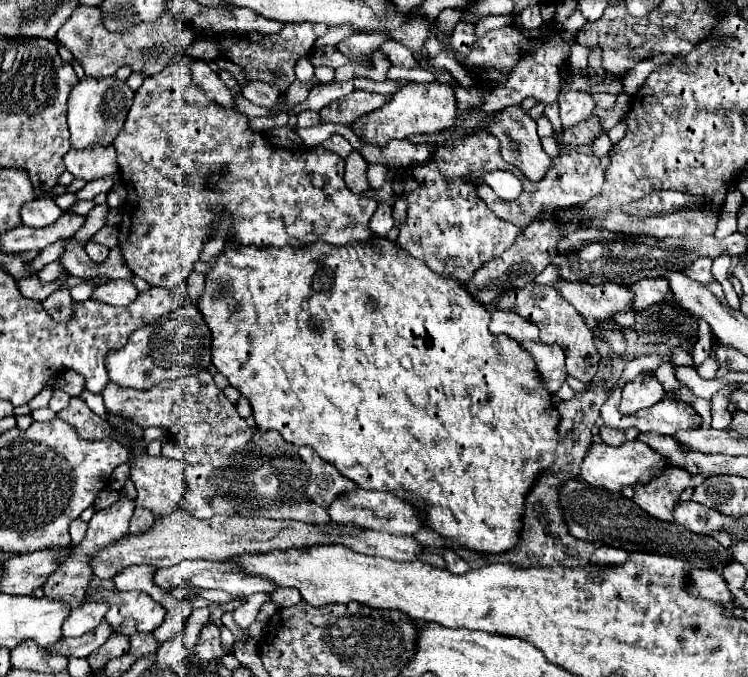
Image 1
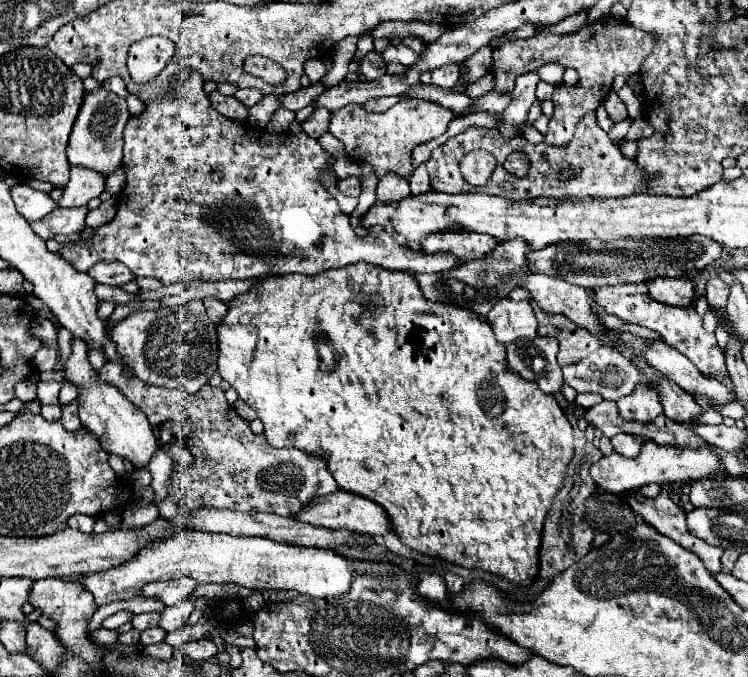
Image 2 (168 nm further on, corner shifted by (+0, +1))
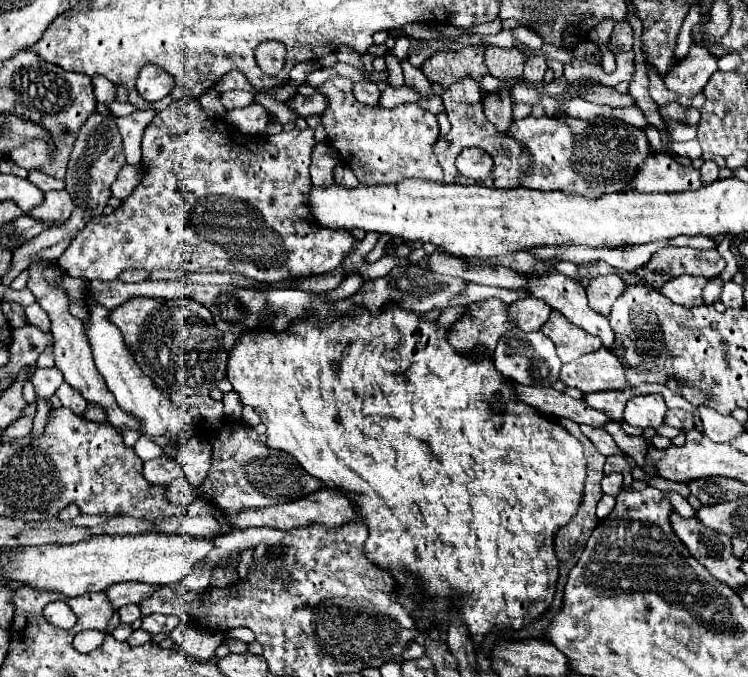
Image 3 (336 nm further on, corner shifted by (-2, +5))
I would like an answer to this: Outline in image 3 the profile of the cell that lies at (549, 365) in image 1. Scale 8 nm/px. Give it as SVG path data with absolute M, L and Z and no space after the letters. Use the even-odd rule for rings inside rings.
M518 328L508 330L500 340L492 354L494 368L504 376L518 384L526 386L552 386L558 380L558 372L562 362L556 354L554 344L542 332L522 332Z

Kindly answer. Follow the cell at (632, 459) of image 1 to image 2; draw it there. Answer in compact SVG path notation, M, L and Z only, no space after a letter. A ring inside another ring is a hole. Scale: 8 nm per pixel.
M646 440L636 458L624 458L622 454L612 452L610 456L602 456L600 462L592 464L590 474L592 474L592 480L602 490L622 494L622 492L646 486L650 482L666 484L672 480L698 480L698 478L706 478L706 476L720 472L720 470L722 470L722 466L718 464L718 456L712 450L706 450L706 448L698 448L698 450L668 448L668 446L656 444L654 440Z

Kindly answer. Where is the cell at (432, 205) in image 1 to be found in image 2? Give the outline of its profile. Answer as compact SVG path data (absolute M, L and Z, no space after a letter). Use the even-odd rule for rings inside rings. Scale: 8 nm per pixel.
M428 234L428 238L420 242L422 252L436 254L436 250L448 250L448 254L456 254L460 262L484 258L496 244L500 242L488 238L488 234Z

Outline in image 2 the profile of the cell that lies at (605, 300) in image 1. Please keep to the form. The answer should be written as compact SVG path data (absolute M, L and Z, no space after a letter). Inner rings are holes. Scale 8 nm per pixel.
M646 282L640 284L620 284L620 286L602 286L602 288L592 288L588 290L588 298L594 300L604 312L618 316L624 322L632 322L638 326L646 326L658 334L662 334L664 342L668 342L668 346L680 350L682 354L686 354L686 358L696 364L696 368L706 374L708 378L716 378L722 384L726 384L728 388L732 388L732 380L724 368L724 354L720 352L714 334L708 334L702 328L702 318L698 316L698 312L694 310L694 306L668 306L662 302L656 302L650 298Z

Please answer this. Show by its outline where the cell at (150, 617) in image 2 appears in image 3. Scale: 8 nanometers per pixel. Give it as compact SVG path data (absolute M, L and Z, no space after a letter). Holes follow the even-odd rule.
M152 614L148 618L142 618L142 630L150 632L150 634L170 634L176 626L178 626L178 618L176 616L164 616L164 614Z

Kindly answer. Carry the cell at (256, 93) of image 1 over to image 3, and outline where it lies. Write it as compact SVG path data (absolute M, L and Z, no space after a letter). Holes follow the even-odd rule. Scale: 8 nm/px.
M230 90L230 92L222 92L220 100L226 110L234 110L234 108L250 106L254 102L254 94L244 92L244 90Z

